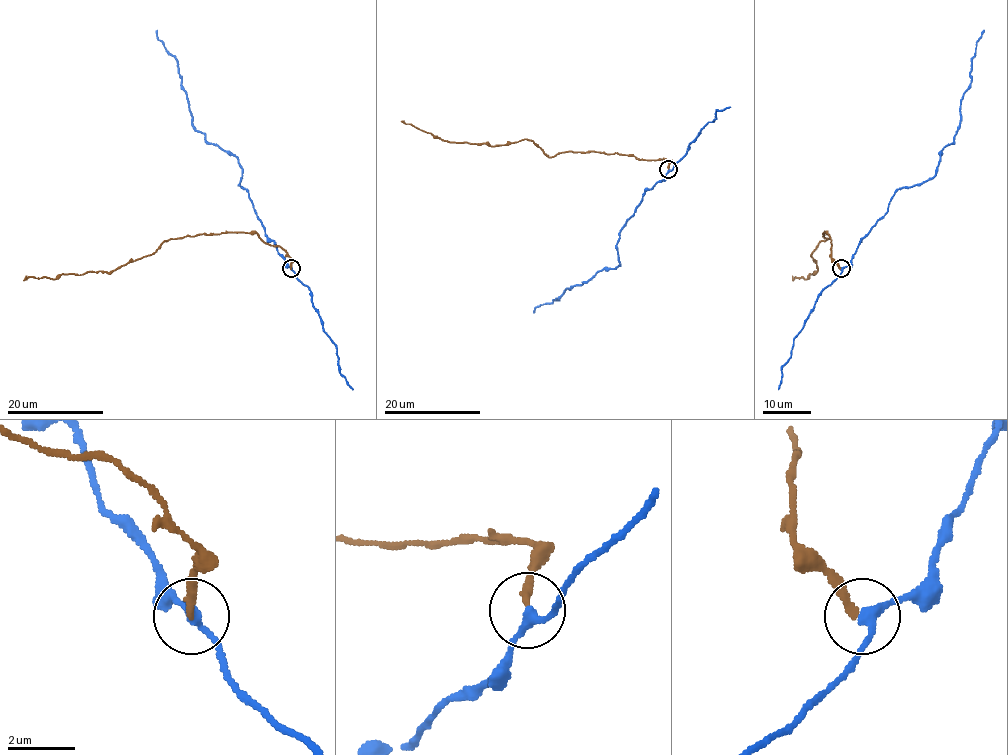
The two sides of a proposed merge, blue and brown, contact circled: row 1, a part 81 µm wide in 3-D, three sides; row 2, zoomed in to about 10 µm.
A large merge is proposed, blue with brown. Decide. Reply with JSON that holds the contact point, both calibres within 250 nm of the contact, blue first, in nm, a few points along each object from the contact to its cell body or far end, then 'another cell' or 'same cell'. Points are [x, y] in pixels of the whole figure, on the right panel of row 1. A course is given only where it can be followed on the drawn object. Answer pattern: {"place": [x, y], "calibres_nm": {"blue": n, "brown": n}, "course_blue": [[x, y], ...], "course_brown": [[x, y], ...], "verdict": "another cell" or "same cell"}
{"place": [841, 268], "calibres_nm": {"blue": 240, "brown": 220}, "course_blue": [[840, 269], [898, 189], [935, 174], [961, 122], [983, 30]], "course_brown": [[840, 269], [831, 258], [831, 237], [825, 233], [828, 239], [810, 254], [818, 270], [792, 281]], "verdict": "another cell"}

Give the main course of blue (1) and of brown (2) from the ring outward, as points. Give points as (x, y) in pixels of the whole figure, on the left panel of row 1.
1: (291, 269), (239, 185), (242, 167), (235, 156), (195, 129), (178, 61), (156, 30)
2: (291, 269), (291, 258), (255, 233), (223, 233), (165, 240), (150, 254), (108, 272), (23, 281)

